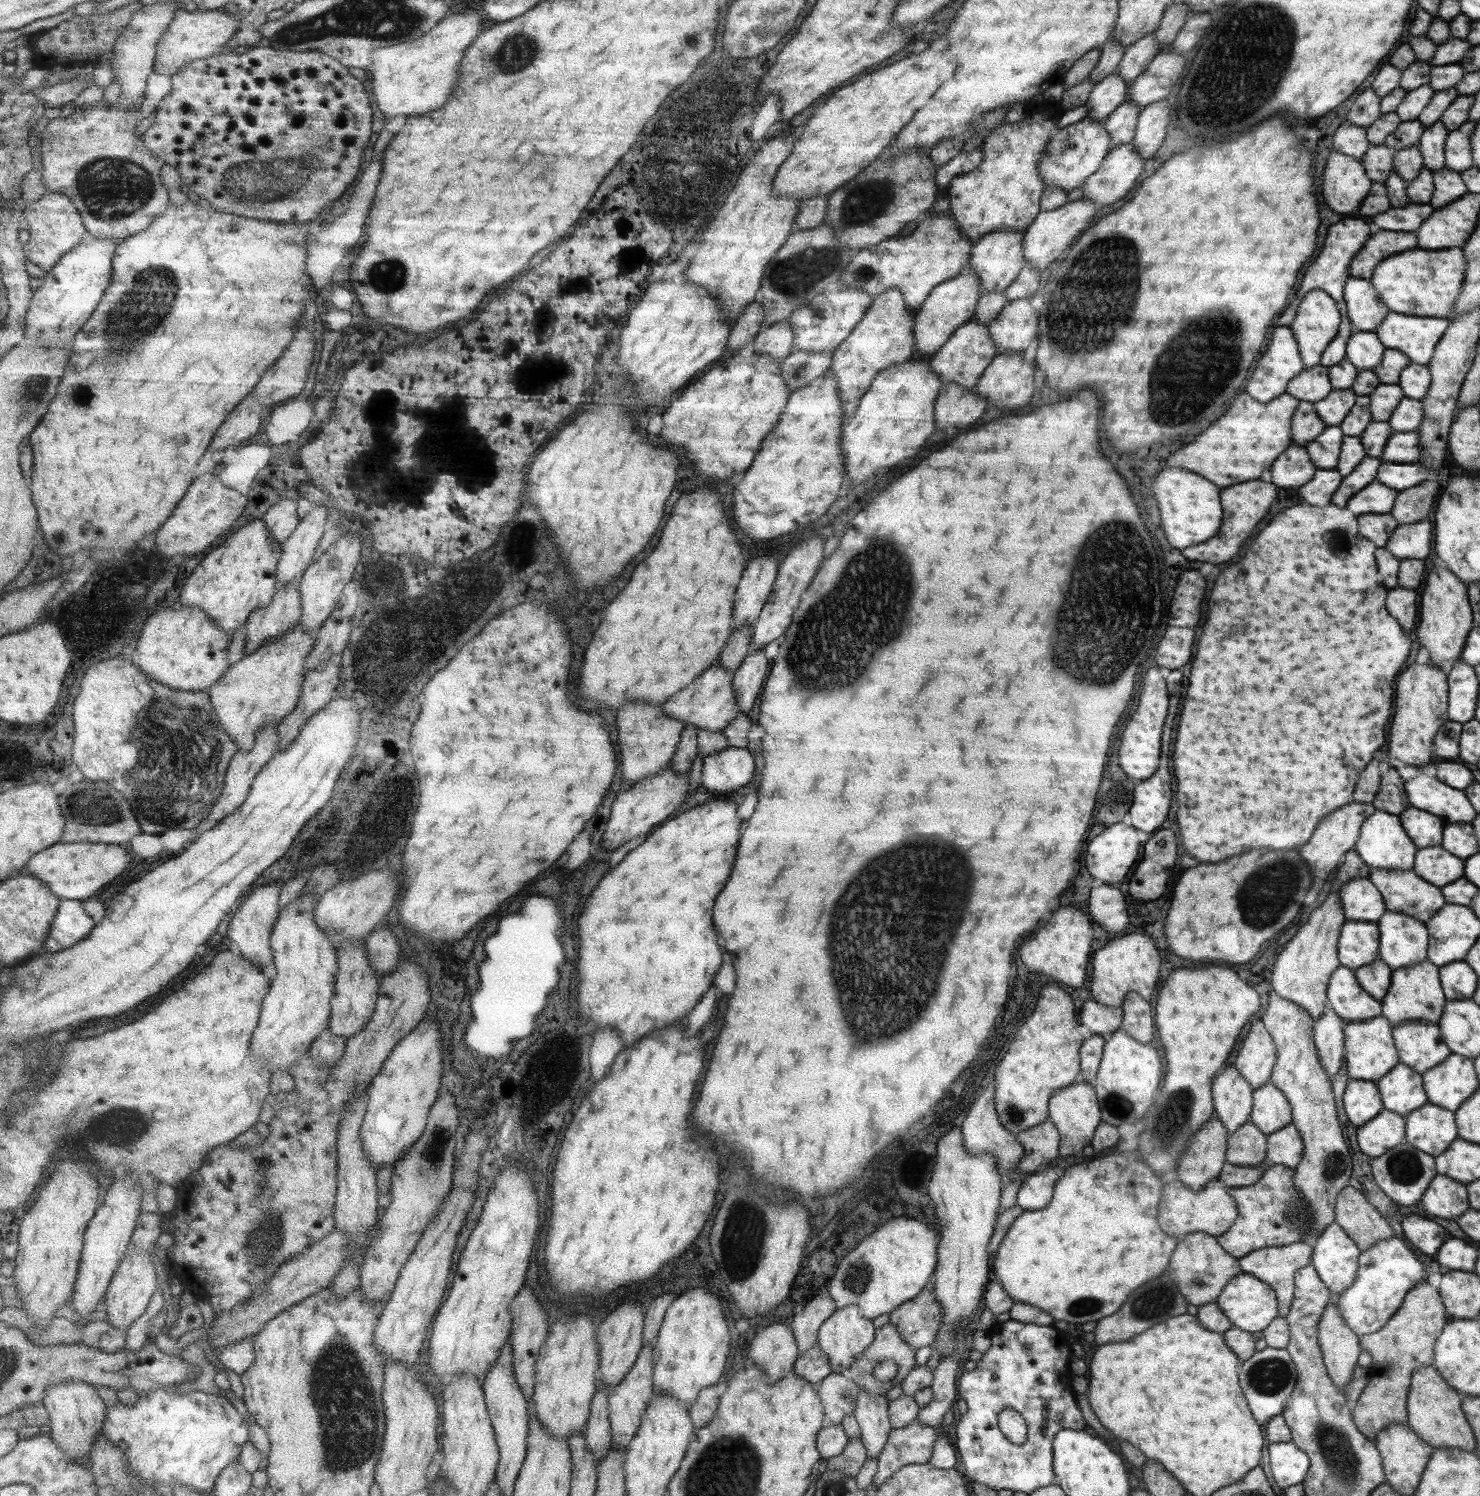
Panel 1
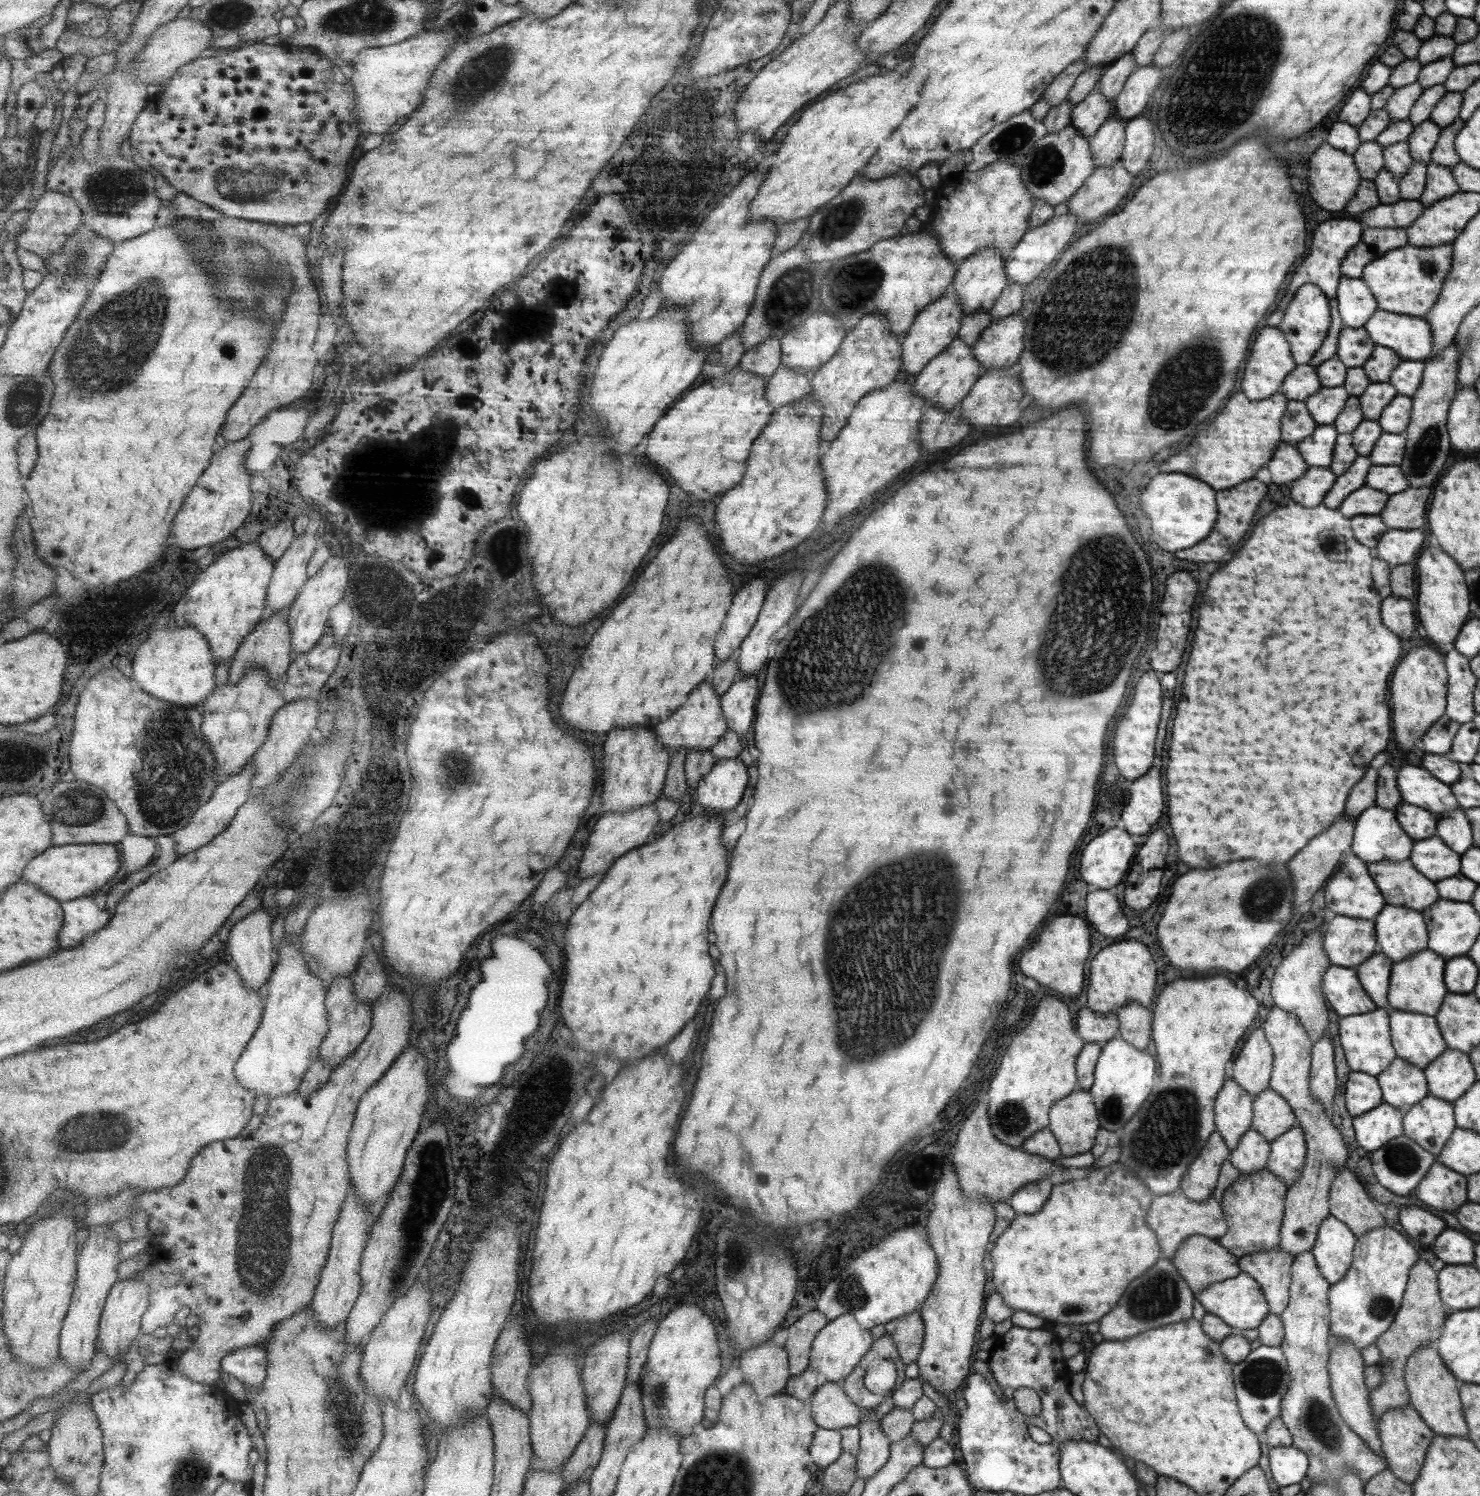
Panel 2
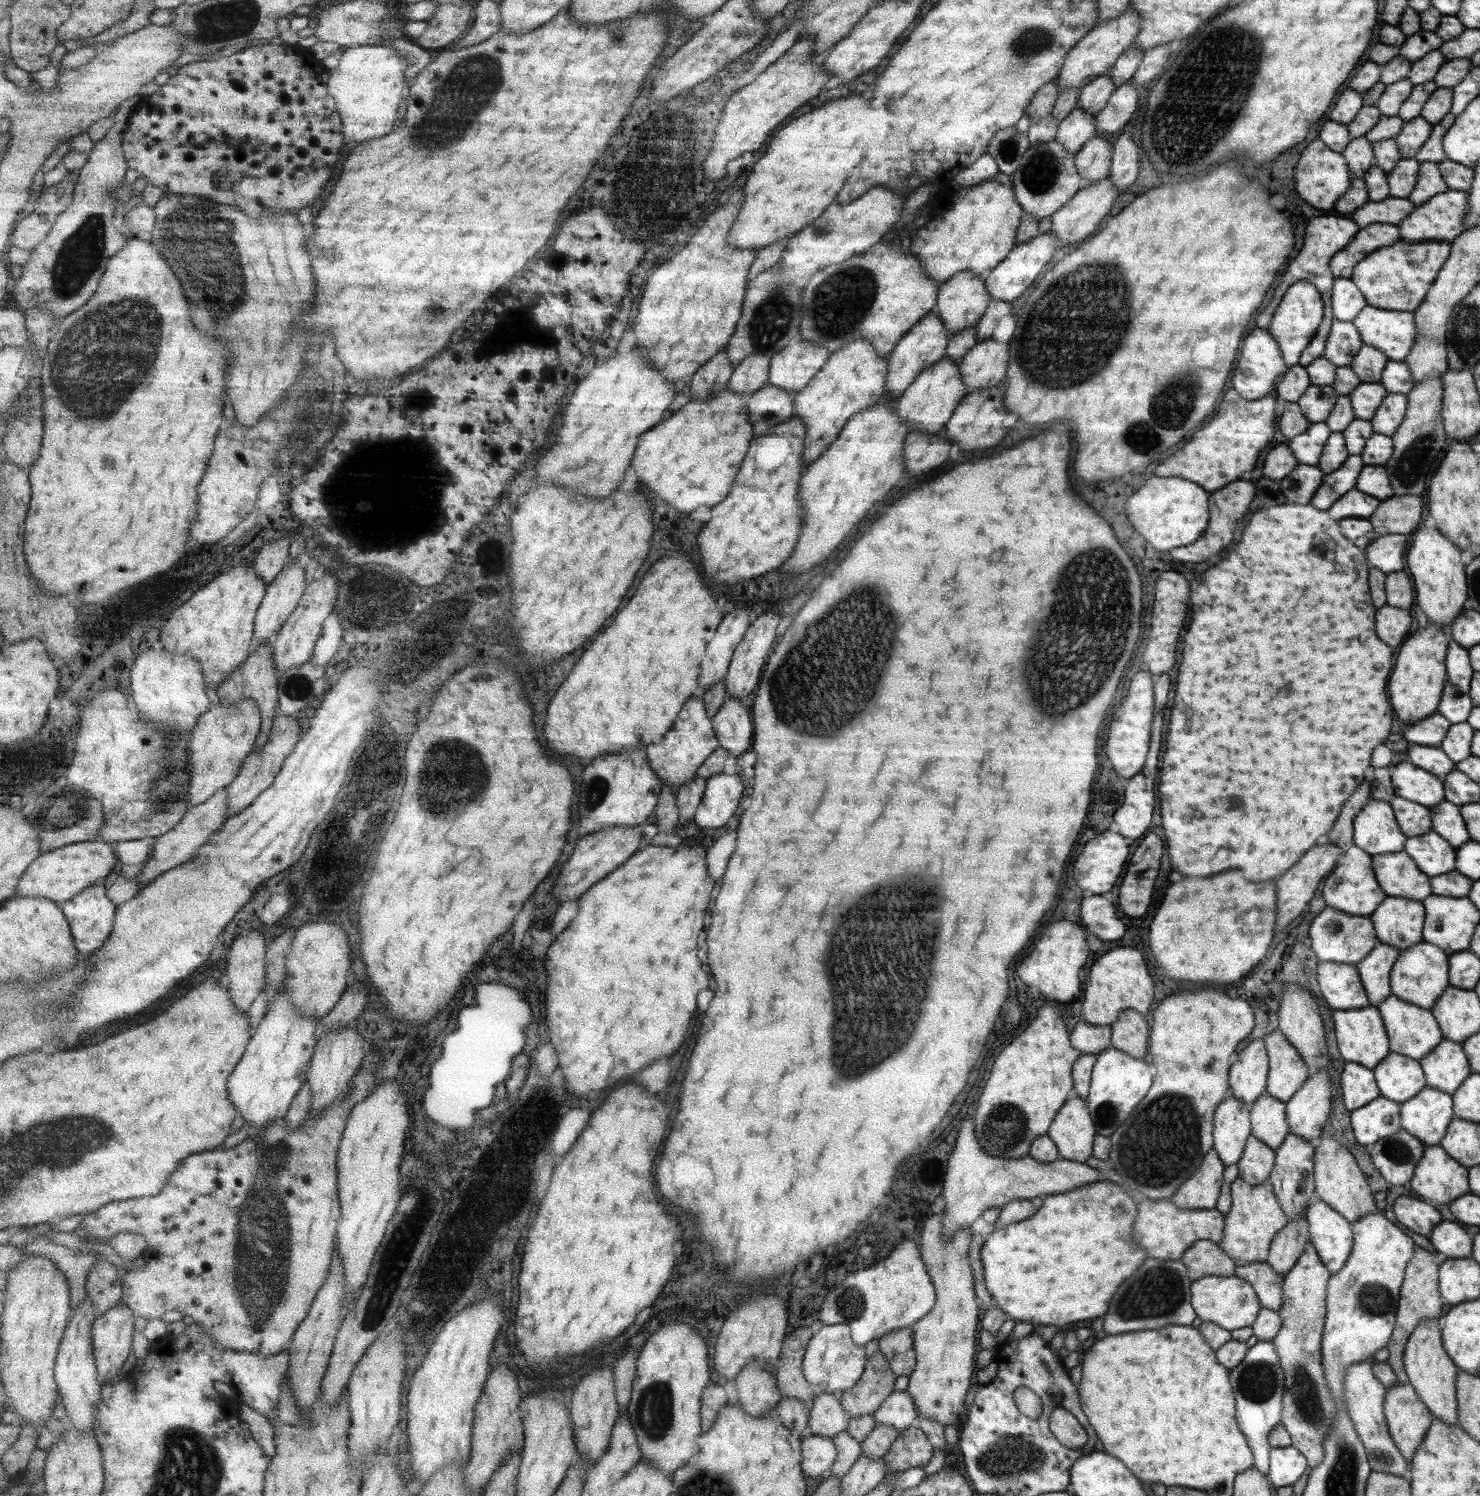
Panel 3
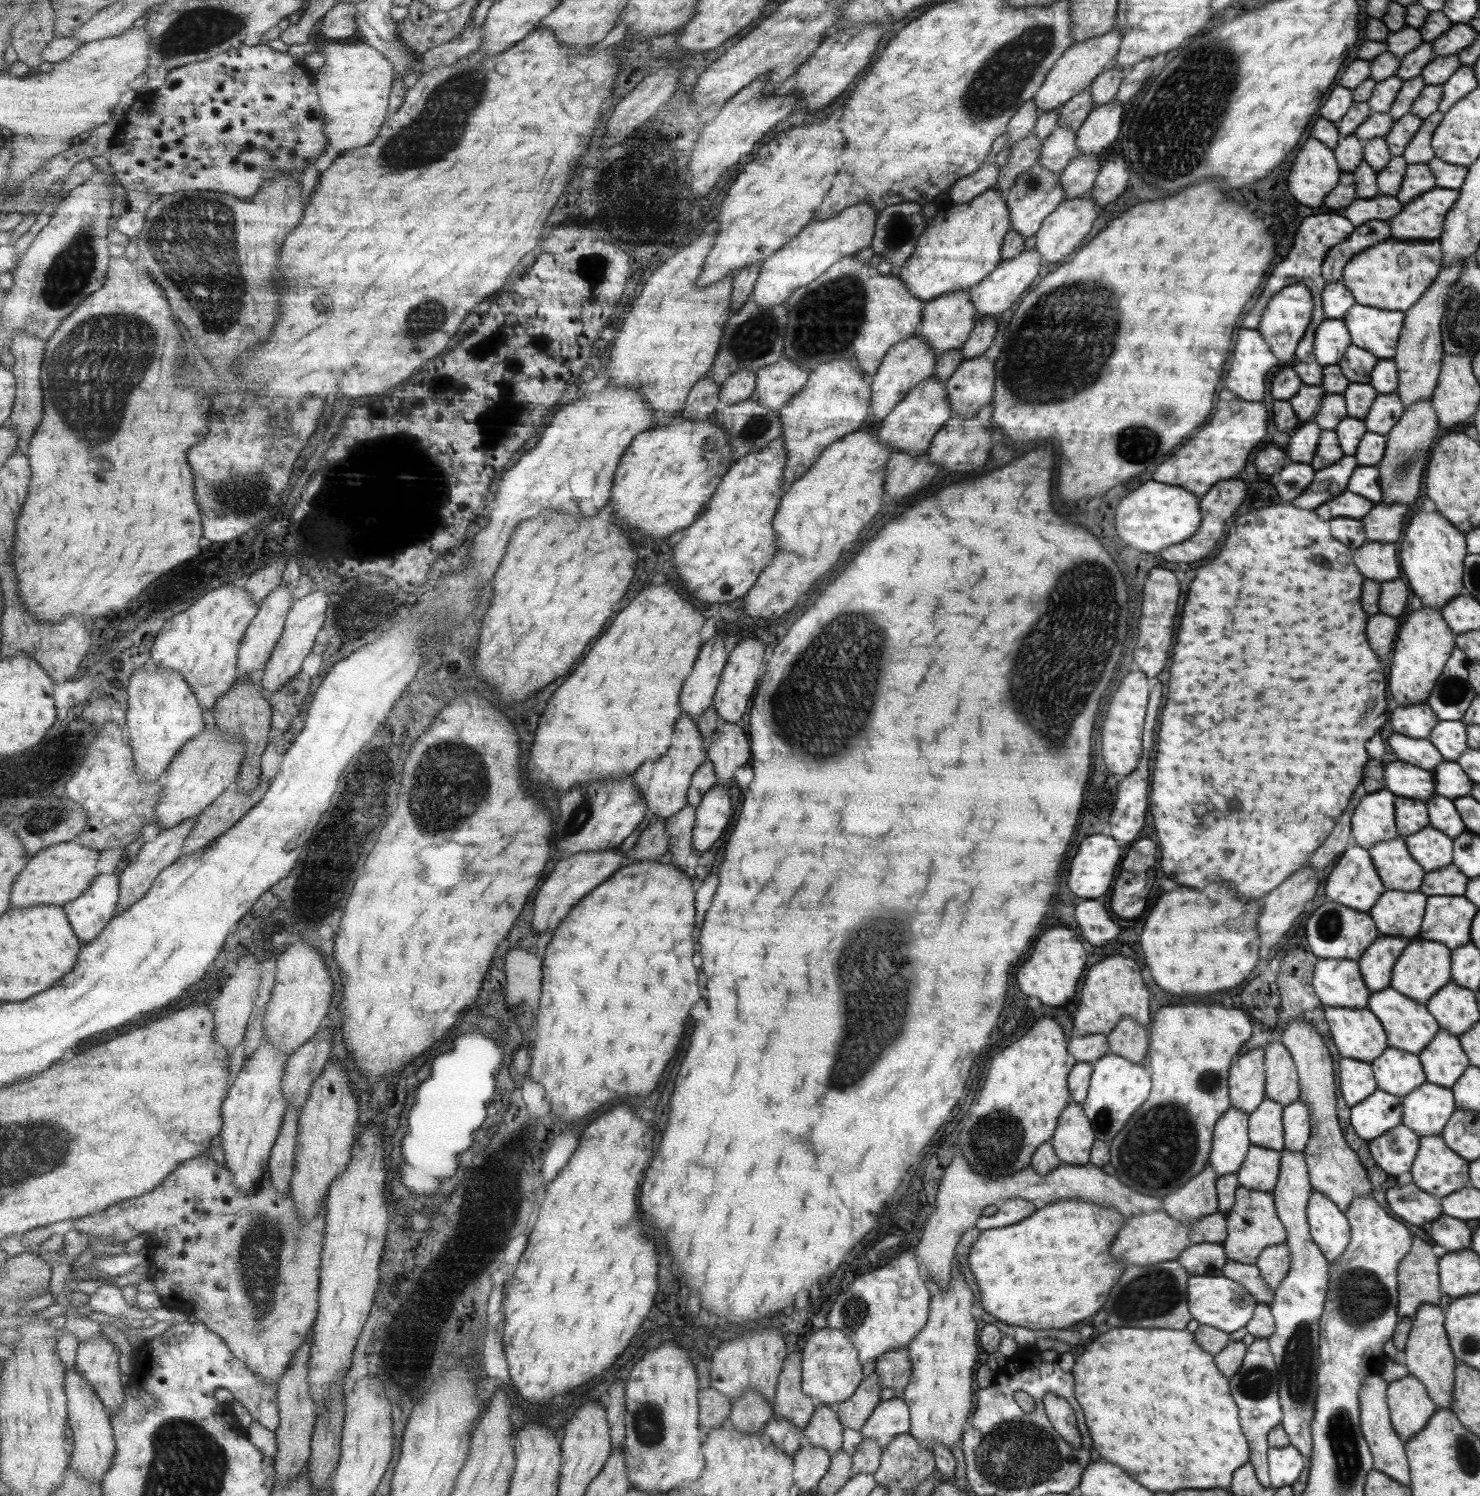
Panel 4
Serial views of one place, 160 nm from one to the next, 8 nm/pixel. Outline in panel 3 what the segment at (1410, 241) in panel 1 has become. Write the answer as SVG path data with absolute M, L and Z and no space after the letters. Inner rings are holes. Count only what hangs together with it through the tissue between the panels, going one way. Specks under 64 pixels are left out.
M1369 224L1361 228L1344 249L1337 252L1330 260L1333 278L1350 279L1353 266L1373 250L1381 246L1391 246L1399 240L1399 232L1391 224Z

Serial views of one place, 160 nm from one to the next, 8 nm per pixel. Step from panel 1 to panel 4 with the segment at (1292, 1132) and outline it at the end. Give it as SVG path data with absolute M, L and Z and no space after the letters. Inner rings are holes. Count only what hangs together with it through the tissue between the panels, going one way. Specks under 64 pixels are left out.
M1284 1150L1280 1156L1280 1173L1271 1191L1276 1213L1287 1230L1284 1242L1290 1250L1291 1268L1277 1285L1270 1305L1274 1318L1274 1331L1266 1338L1279 1376L1278 1401L1282 1410L1280 1425L1288 1435L1288 1444L1306 1457L1312 1454L1312 1421L1316 1414L1316 1375L1319 1369L1320 1317L1327 1300L1329 1262L1312 1242L1307 1221L1308 1198L1312 1185L1301 1151Z

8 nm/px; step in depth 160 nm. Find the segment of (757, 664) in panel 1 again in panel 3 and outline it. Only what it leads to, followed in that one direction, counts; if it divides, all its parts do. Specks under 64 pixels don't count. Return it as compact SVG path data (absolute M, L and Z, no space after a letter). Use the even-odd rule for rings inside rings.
M726 696L711 716L719 747L728 750L734 758L750 749L753 725L749 715L741 699Z

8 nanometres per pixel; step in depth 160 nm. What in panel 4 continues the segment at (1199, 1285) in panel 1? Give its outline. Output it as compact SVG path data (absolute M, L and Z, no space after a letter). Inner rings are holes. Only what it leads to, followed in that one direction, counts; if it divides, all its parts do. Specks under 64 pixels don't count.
M1198 1243L1185 1249L1176 1260L1190 1276L1221 1276L1221 1268L1227 1262L1225 1260L1224 1248L1219 1244Z

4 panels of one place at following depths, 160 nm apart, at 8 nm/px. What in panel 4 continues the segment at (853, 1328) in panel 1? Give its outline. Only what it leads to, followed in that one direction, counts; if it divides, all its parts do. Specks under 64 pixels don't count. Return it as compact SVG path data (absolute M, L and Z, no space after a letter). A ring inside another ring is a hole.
M823 1325L818 1332L810 1336L802 1350L800 1389L809 1395L816 1405L829 1406L846 1401L861 1384L864 1376L861 1373L859 1351L842 1330Z

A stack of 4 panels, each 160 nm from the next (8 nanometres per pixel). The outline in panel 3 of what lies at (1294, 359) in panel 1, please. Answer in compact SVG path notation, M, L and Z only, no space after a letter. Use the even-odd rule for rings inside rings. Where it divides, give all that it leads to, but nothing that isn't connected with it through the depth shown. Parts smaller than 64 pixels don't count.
M1255 326L1253 330L1249 331L1249 336L1245 338L1244 345L1241 346L1240 357L1237 359L1236 369L1233 370L1230 388L1236 390L1237 394L1240 394L1245 399L1257 400L1263 398L1265 392L1269 394L1275 378L1288 372L1287 364L1283 364L1281 355L1278 342L1273 338L1269 330Z

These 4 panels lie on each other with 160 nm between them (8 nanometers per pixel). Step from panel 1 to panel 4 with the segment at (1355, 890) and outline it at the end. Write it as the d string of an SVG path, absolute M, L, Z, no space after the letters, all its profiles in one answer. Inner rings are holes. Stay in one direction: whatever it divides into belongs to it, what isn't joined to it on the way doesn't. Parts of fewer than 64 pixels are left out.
M1350 843L1341 853L1341 856L1339 856L1335 867L1329 872L1323 890L1324 896L1328 901L1335 903L1341 902L1342 906L1349 906L1351 910L1367 912L1379 900L1379 896L1383 892L1383 883L1376 873L1368 850L1357 844Z

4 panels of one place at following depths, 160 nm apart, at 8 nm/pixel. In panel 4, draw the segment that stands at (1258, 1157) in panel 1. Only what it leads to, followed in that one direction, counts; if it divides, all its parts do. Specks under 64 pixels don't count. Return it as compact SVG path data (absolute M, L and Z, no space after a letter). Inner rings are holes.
M1249 1146L1244 1163L1237 1170L1238 1184L1249 1190L1271 1192L1280 1173L1282 1153L1267 1147Z

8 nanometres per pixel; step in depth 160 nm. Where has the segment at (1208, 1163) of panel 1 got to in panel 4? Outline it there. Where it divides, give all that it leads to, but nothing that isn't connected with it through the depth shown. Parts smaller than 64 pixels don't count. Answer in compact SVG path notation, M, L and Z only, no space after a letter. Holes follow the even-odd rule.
M1208 1164L1196 1177L1161 1199L1161 1208L1170 1217L1184 1223L1219 1212L1216 1174Z

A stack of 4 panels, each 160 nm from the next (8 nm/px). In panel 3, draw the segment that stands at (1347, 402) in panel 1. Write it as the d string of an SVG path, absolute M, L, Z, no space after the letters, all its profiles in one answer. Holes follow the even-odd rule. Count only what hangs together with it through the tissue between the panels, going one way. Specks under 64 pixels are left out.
M1309 385L1307 390L1297 399L1301 414L1309 424L1323 422L1337 400L1338 394L1329 386Z

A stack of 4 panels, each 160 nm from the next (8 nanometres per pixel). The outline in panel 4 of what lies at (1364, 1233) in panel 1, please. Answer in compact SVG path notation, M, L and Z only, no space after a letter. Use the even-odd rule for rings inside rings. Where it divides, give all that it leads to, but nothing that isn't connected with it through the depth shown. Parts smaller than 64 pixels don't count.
M1294 1016L1287 1024L1287 1028L1281 1034L1280 1042L1288 1049L1296 1065L1300 1083L1299 1098L1309 1108L1311 1134L1309 1134L1309 1142L1303 1154L1312 1190L1324 1194L1336 1203L1342 1212L1347 1212L1354 1198L1368 1196L1371 1193L1372 1185L1363 1164L1360 1163L1359 1156L1345 1143L1339 1120L1336 1118L1335 1062L1318 1030L1311 1023L1299 1017Z

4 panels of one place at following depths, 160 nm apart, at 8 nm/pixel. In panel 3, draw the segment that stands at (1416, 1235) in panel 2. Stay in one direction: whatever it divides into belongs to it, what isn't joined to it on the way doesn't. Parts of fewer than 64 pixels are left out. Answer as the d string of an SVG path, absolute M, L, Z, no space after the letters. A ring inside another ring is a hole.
M1407 1196L1397 1198L1393 1203L1392 1211L1404 1228L1427 1238L1432 1234L1434 1227L1441 1222L1437 1206L1425 1204L1425 1200L1420 1198Z

